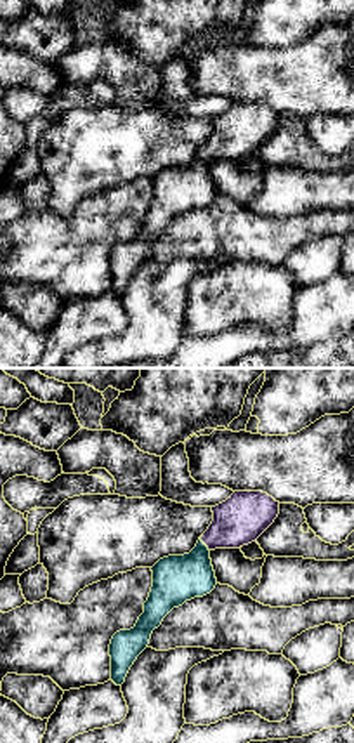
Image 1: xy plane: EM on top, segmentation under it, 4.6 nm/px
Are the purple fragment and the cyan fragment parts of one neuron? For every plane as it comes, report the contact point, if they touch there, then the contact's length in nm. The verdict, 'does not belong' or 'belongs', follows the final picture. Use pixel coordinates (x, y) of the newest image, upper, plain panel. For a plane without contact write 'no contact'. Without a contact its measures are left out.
meets purple at (205, 155); contact 90 nm long

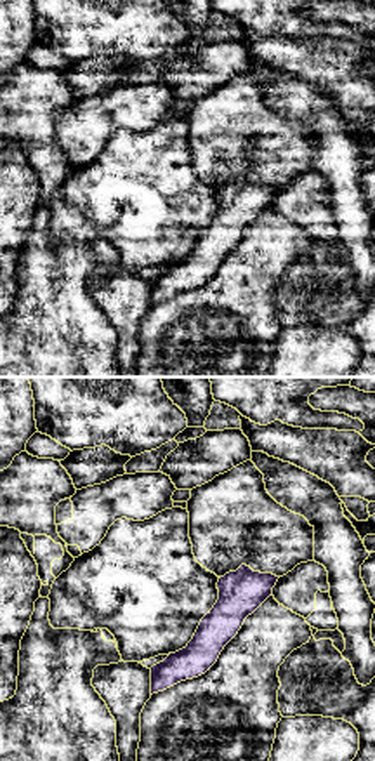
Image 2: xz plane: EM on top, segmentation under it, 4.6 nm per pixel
no contact

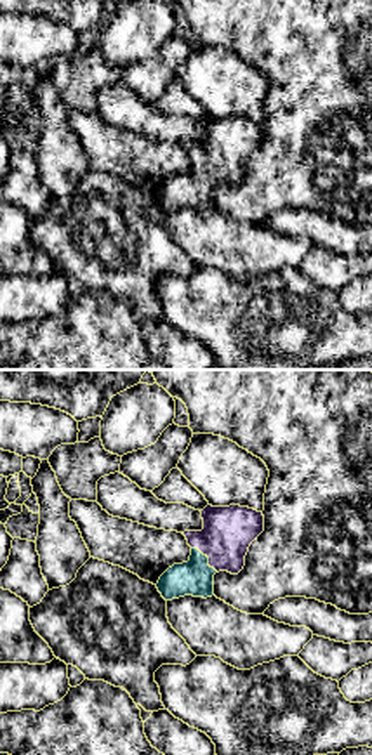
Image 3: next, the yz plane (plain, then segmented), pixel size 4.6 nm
meets purple at (207, 167); contact 170 nm long

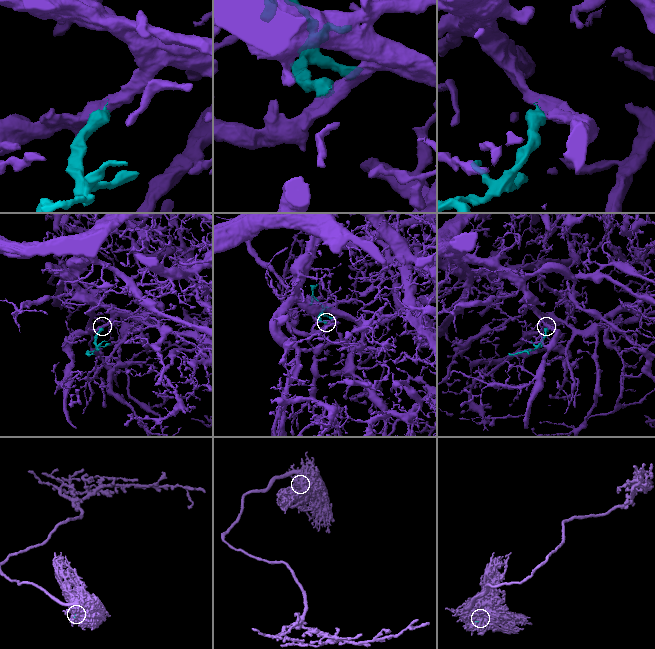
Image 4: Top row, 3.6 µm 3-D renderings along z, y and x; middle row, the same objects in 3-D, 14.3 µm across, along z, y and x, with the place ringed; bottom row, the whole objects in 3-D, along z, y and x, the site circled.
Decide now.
belongs

